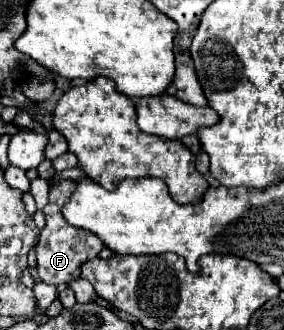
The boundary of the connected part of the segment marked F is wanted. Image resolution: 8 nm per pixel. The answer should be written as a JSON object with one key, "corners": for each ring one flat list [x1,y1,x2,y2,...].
{"corners":[[61,180,59,184,51,186,51,190,49,190,49,202,43,208,47,224,41,230,39,242,35,246,35,250,37,250,37,272,39,272,39,278,43,282,47,282,47,284,53,284,53,286,57,286,61,282,69,284,69,282,77,280,81,276,81,264,87,262,87,260,97,258,97,254,103,250,103,244,99,244,97,236,91,236,91,232,83,232,83,228,75,228,75,226,67,224,67,220,63,220,61,208,69,200,73,188,75,188,73,180]]}

